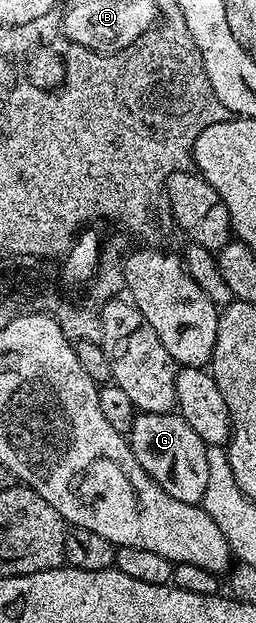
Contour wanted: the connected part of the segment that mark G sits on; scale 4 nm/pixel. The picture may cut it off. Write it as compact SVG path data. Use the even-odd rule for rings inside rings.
M176 411L167 414L138 412L131 430L127 434L127 439L139 466L143 466L145 473L160 488L167 490L167 494L171 494L171 498L179 498L179 502L188 504L200 504L203 490L207 490L207 445L199 438L199 434L195 434L195 430L191 430L191 426L187 426L187 422L180 414Z

